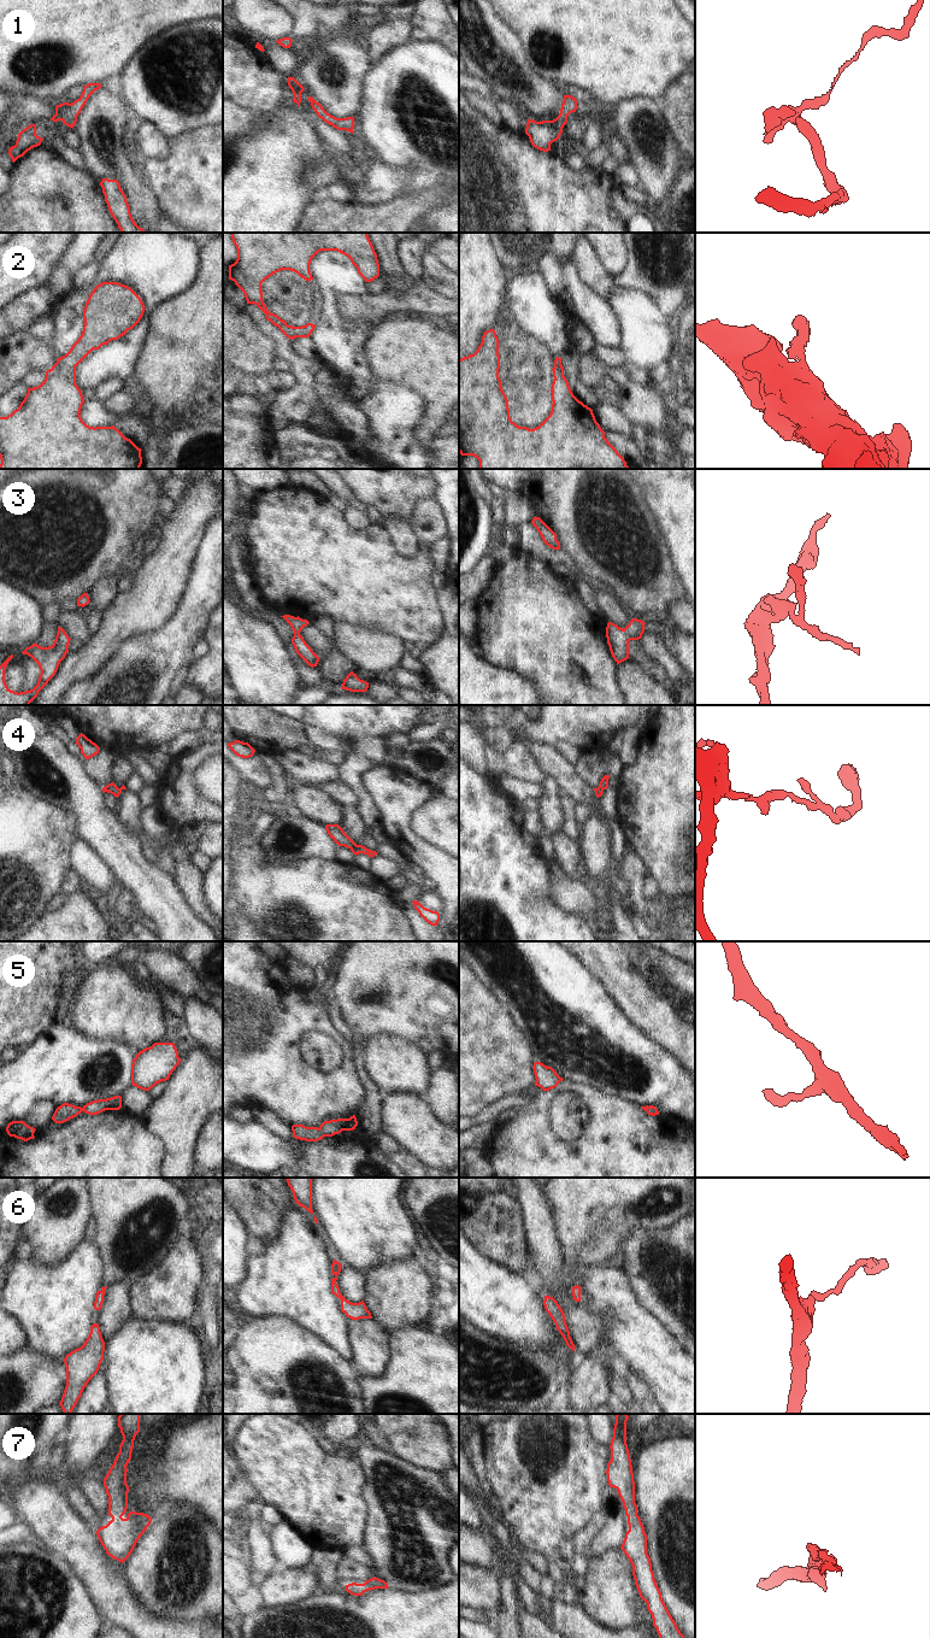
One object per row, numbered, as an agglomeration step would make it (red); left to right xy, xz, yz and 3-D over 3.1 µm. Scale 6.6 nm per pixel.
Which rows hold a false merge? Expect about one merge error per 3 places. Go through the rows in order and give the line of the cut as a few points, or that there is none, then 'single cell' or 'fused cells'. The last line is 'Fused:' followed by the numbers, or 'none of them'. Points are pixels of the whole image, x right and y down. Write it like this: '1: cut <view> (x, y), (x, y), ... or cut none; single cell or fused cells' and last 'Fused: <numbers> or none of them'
1: cut none; single cell
2: cut none; single cell
3: cut none; single cell
4: cut none; single cell
5: cut none; single cell
6: cut none; single cell
7: cut none; single cell
Fused: none of them

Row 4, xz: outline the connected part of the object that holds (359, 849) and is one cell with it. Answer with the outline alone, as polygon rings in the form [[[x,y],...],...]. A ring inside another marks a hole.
[[[326,824],[325,829],[330,838],[339,845],[349,849],[355,856],[359,853],[367,855],[369,857],[375,857],[376,851],[371,851],[363,845],[357,845],[339,824]]]

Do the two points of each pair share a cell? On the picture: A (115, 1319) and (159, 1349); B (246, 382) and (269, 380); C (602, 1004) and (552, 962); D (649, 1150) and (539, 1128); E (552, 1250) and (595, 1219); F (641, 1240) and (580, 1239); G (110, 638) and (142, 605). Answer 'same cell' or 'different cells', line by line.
A: different cells
B: same cell
C: same cell
D: same cell
E: different cells
F: different cells
G: same cell

